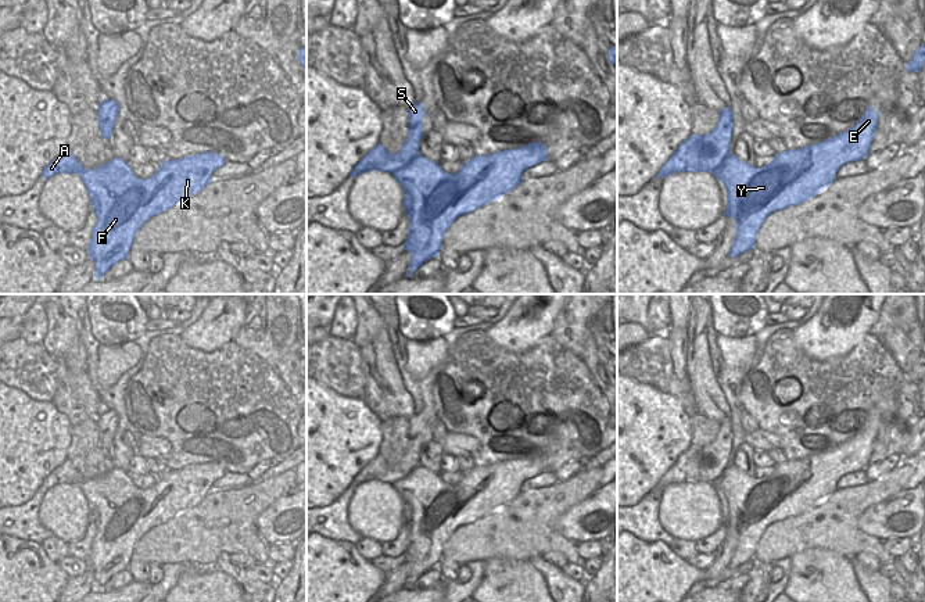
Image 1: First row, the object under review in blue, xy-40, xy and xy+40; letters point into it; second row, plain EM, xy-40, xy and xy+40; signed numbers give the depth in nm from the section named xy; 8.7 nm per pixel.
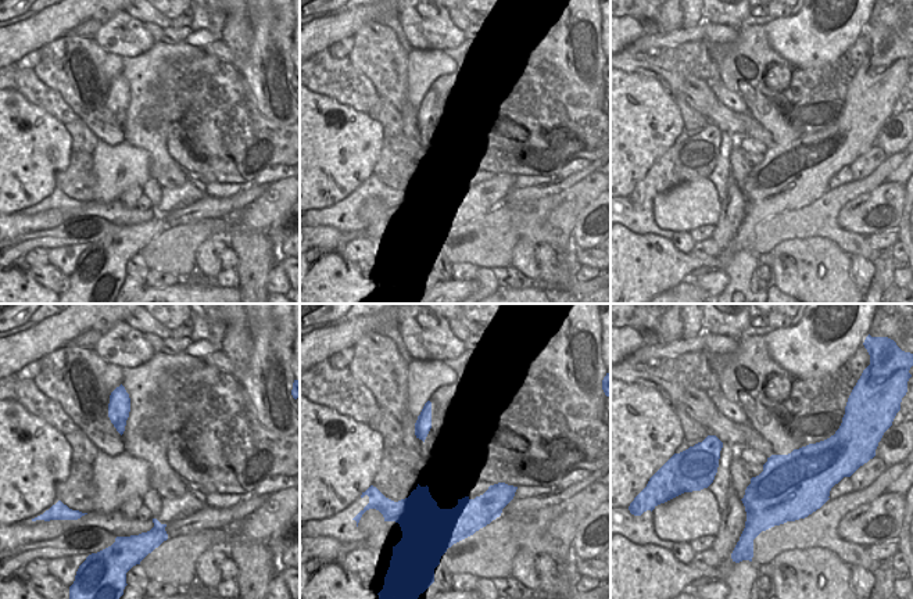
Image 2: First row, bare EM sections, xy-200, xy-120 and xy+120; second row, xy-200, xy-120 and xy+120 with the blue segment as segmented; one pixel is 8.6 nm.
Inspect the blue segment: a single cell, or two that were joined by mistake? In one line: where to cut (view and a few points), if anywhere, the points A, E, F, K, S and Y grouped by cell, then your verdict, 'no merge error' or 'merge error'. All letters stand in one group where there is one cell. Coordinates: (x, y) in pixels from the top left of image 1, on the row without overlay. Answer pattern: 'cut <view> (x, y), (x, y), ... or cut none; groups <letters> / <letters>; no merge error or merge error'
cut xy (419, 463), (405, 479), (405, 490), (415, 501), (408, 522); groups A S / E F K Y; merge error

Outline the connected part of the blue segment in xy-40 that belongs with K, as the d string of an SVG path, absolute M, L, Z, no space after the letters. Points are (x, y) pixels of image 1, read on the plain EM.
M205 462L180 470L166 470L147 490L135 487L126 472L118 467L97 477L94 488L104 498L105 509L100 510L98 517L93 520L97 533L87 558L89 567L94 573L94 590L103 590L111 577L128 569L133 549L144 533L202 501L211 492L212 483L225 473L226 470L222 466Z

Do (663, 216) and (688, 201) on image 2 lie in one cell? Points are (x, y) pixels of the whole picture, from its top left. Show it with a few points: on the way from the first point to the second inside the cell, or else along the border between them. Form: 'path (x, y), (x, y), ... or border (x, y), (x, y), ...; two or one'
path (669, 214), (683, 207); one

